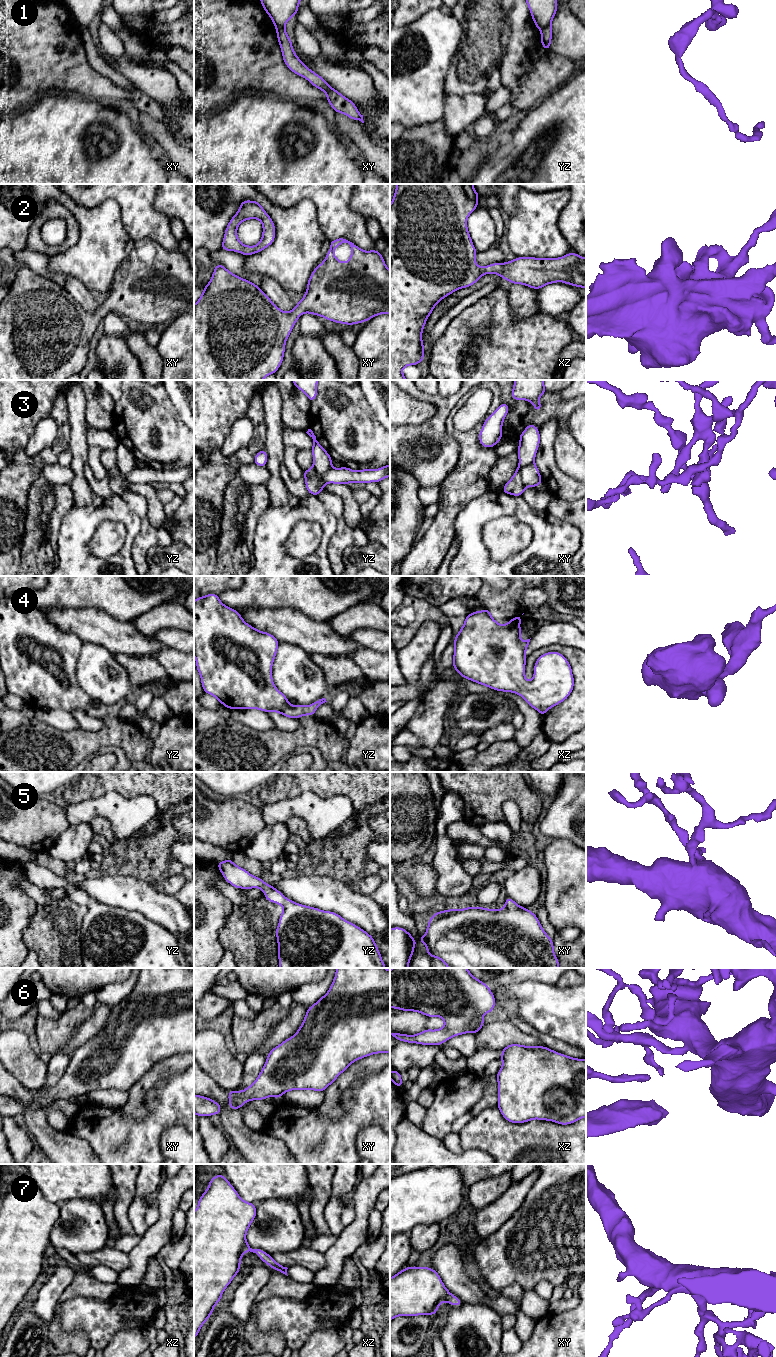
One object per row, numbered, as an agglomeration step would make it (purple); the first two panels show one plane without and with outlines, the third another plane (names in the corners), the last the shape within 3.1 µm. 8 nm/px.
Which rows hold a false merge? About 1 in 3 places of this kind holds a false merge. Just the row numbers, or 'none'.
1, 3

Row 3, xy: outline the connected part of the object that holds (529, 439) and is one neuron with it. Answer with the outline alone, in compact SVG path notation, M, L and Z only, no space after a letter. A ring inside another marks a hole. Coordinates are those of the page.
M530 423L519 436L520 444L517 449L519 457L518 469L513 477L503 486L502 491L514 496L522 496L526 486L523 484L519 470L535 462L535 456L539 448L539 429Z

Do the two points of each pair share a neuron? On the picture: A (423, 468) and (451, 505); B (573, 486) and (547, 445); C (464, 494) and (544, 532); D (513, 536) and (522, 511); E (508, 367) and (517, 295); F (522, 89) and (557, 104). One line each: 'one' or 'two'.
A: two
B: one
C: two
D: two
E: two
F: two

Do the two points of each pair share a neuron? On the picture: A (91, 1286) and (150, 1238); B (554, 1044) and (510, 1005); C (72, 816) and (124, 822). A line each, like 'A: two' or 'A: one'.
A: two
B: one
C: one

